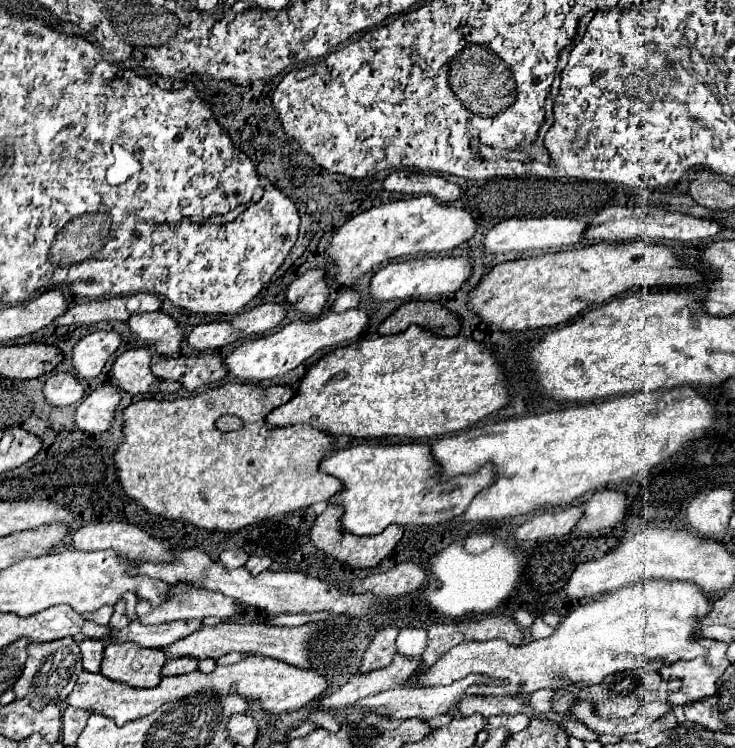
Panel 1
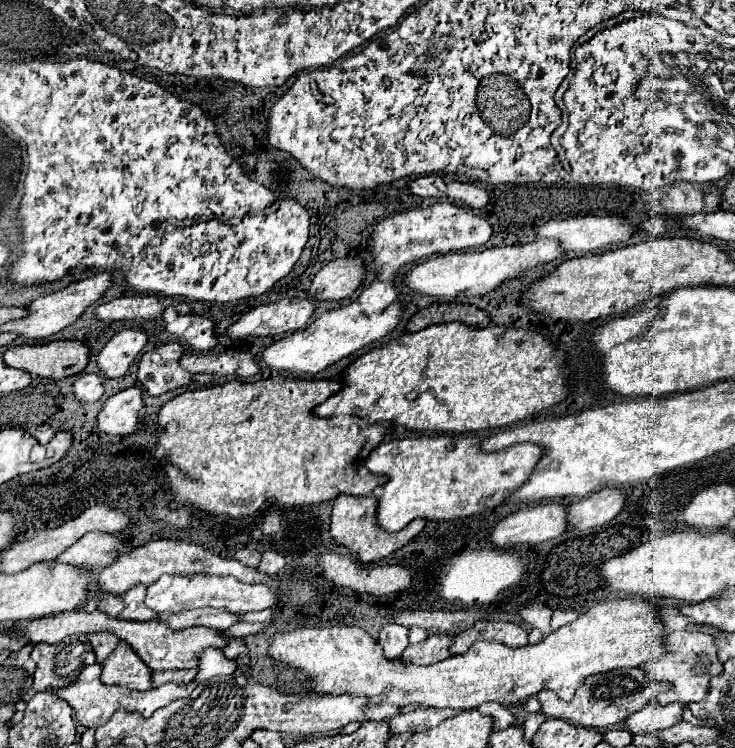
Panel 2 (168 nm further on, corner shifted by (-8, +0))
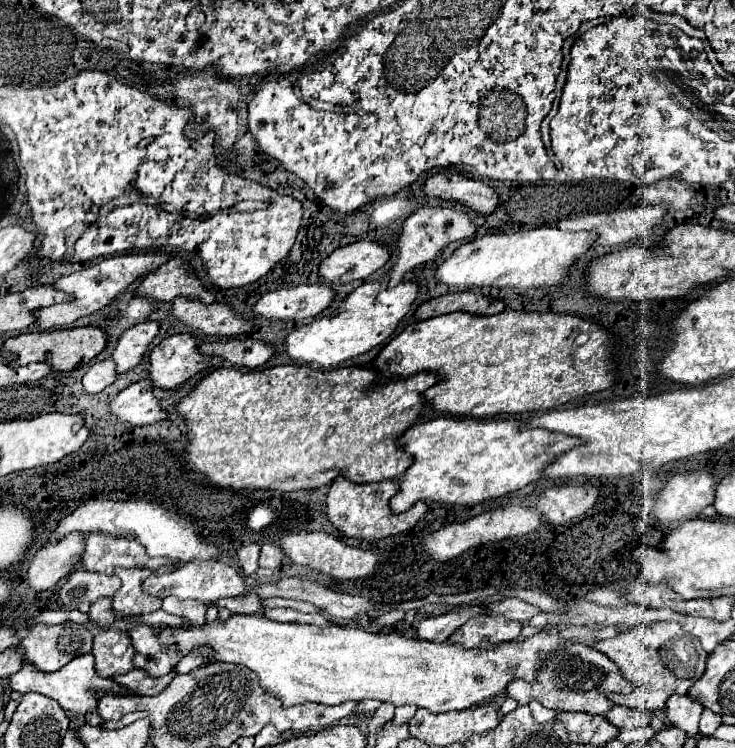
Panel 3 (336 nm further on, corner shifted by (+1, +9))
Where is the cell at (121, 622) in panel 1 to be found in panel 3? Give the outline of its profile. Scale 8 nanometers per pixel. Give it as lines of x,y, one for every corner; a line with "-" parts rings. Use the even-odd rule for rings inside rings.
119,568
115,574
121,578
121,588
113,596
113,610
123,614
151,614
161,608
159,598
151,598
143,594
141,582
151,572
147,568

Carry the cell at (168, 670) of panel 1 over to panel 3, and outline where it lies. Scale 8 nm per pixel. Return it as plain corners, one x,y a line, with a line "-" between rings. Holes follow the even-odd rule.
133,668
131,672
127,672
127,674
119,676
119,678
113,678
113,680
117,680
123,686
127,686
133,694
157,696
157,694
161,694
167,688
167,684
171,684
173,678
175,678
175,672
169,672
165,676
157,676
155,678
155,676
147,674
141,668

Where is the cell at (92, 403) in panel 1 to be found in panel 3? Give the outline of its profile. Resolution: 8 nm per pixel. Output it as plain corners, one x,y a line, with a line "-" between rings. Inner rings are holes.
139,380
125,390
121,390
109,404
111,414
125,424
145,426
157,420
165,420
167,414
161,410
157,398
151,392
153,384
149,380

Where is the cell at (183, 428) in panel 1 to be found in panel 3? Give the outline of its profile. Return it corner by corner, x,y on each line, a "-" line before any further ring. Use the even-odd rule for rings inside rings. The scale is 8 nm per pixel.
287,364
287,366
273,366
273,368
265,368
265,370
251,370
251,372
241,372
241,370
233,370
233,368
217,368
211,374
203,376
187,396
183,396
179,400
177,414
183,416
185,428
187,428
187,450
183,454
183,460
191,466
193,472
201,474
203,478
207,478
211,484
219,486
219,488
233,488
233,490
281,490
281,492
297,492
297,490
313,490
319,486
325,486
329,482
333,482
335,478
343,476
355,484
365,484
365,482
375,482
375,480
391,480
397,478
399,474
403,474
403,470
407,470
407,464
411,464
411,456
405,454
403,450
399,450
395,446
397,438
403,434
403,430
407,430
411,426
411,422
419,416
419,412
423,410
425,402
421,398
421,392
427,390
429,386
433,386
437,382
437,376
433,372
421,372
415,374
411,378
405,380
391,380
385,386
373,388
377,380
377,372
371,368
335,368
335,370
311,370
309,366
295,366
295,364

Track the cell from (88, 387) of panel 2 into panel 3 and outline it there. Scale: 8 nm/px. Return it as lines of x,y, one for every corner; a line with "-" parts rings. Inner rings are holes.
103,360
103,362
95,362
83,376
81,384
85,392
101,392
105,390
113,380
117,378
115,372
115,364
111,360

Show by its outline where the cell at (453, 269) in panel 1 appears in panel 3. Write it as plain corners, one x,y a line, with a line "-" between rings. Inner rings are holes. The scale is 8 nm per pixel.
533,228
515,232
511,236
483,236
475,238
443,260
437,270
437,282
447,286
515,286
515,288
533,288
533,286
553,286
561,284
567,268
593,244
593,232
565,232
559,228

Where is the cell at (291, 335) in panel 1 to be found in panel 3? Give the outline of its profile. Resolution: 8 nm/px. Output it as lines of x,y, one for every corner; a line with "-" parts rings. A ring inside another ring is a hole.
402,281
393,288
379,282
369,282
355,288
347,294
345,300
339,302
337,312
331,316
319,316
313,322
295,328
285,338
285,352
297,364
309,364
315,368
329,368
337,366
343,360
355,358
371,348
383,344
393,330
397,328
399,320
407,314
411,304
417,298
417,284
415,281

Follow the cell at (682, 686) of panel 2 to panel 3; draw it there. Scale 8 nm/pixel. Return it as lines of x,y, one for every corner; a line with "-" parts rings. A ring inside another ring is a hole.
655,622
649,626
637,626
629,632
617,634
615,638
601,640
595,648
607,654
623,672
623,676
633,684
631,694
611,694
609,698
627,708
639,710
663,710
663,702
671,694
685,694
691,684
699,680
705,670
707,652
701,648
699,638
683,634
677,622
-
663,672
667,680
663,680

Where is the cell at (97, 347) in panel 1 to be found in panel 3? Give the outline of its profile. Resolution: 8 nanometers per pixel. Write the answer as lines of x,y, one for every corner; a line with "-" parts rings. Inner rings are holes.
141,322
135,324
131,328
127,328
113,350
113,362
117,364
117,372
127,372
131,368
135,368
139,364
139,360
143,358
143,354
149,350
153,338
159,332
159,324
157,322

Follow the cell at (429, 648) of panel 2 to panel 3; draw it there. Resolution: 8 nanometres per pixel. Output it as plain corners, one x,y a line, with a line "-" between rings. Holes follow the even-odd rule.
461,606
457,610
451,610
451,612
445,612
441,616
435,616
435,618
427,618
423,622
419,622
415,634
423,640
429,640
429,642
447,642
447,638
459,628
463,626
469,618
477,616
483,612
483,606

